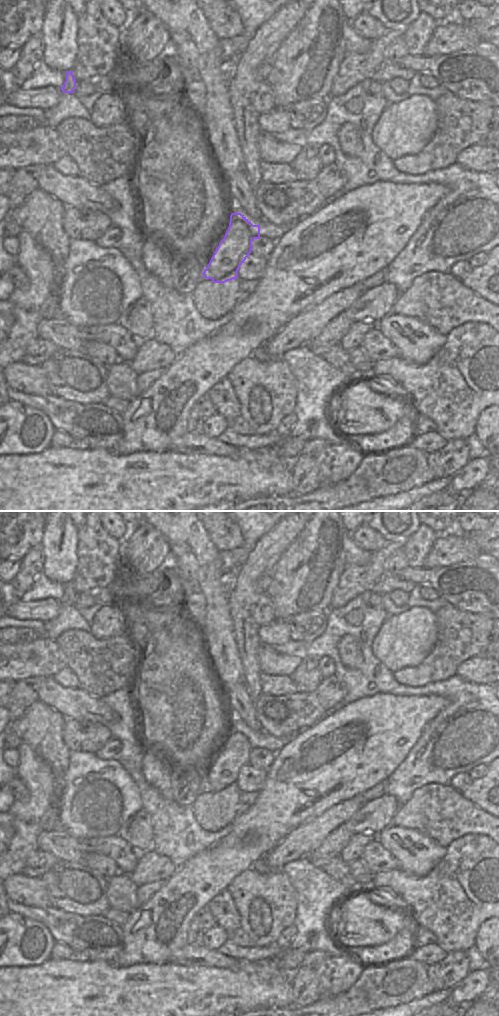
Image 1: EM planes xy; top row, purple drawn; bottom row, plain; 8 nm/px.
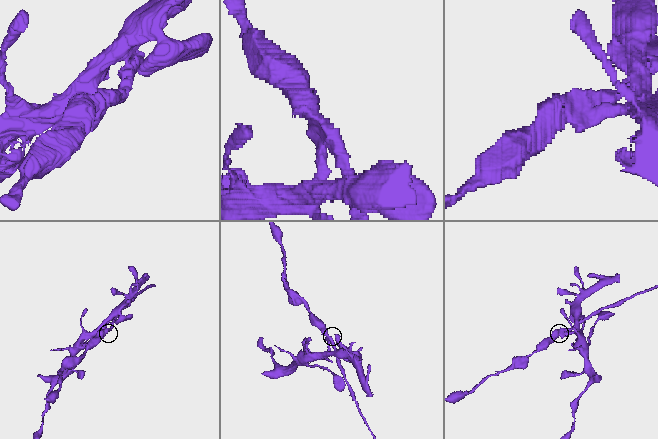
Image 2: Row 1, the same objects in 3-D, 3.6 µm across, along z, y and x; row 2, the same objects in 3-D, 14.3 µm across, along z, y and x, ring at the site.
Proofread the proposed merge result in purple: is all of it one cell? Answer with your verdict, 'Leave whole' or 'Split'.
Split.

